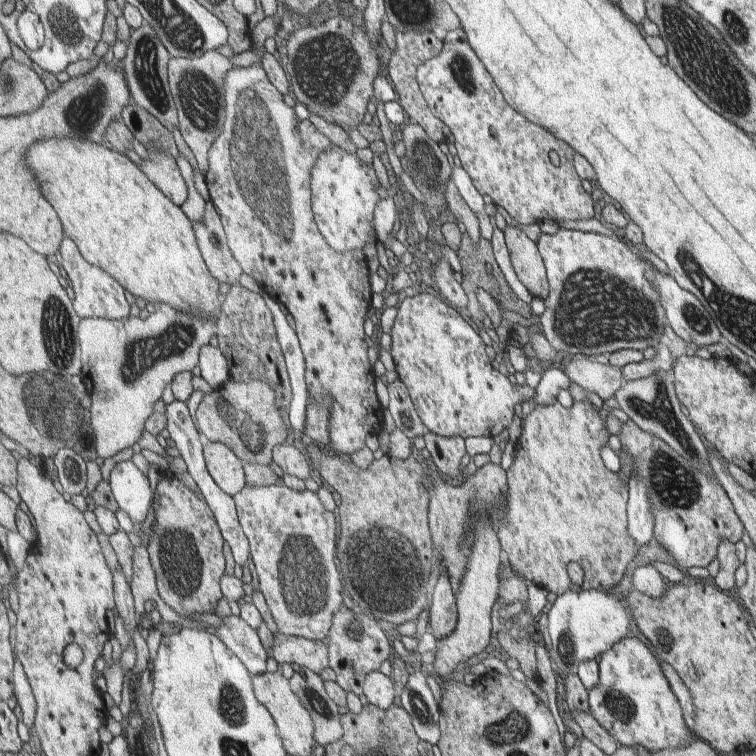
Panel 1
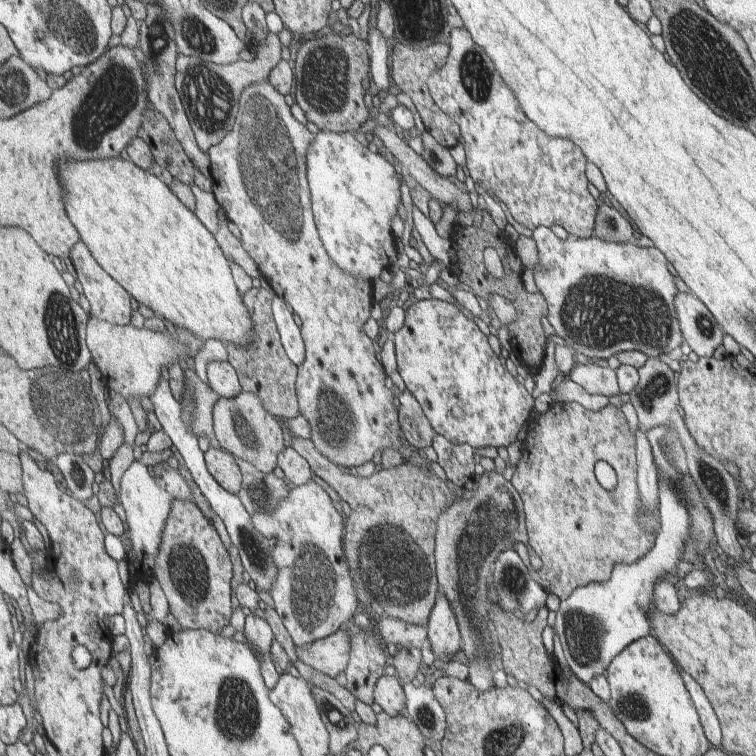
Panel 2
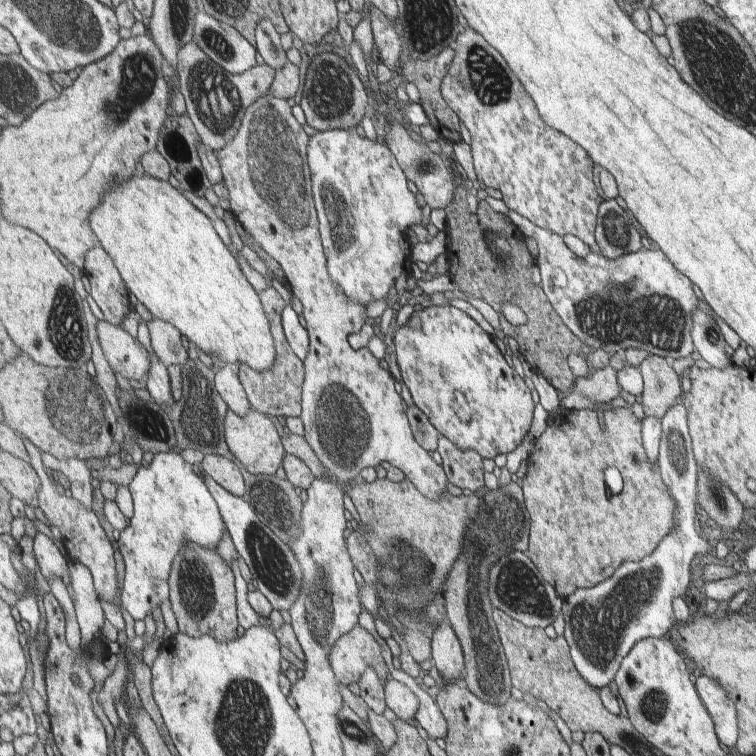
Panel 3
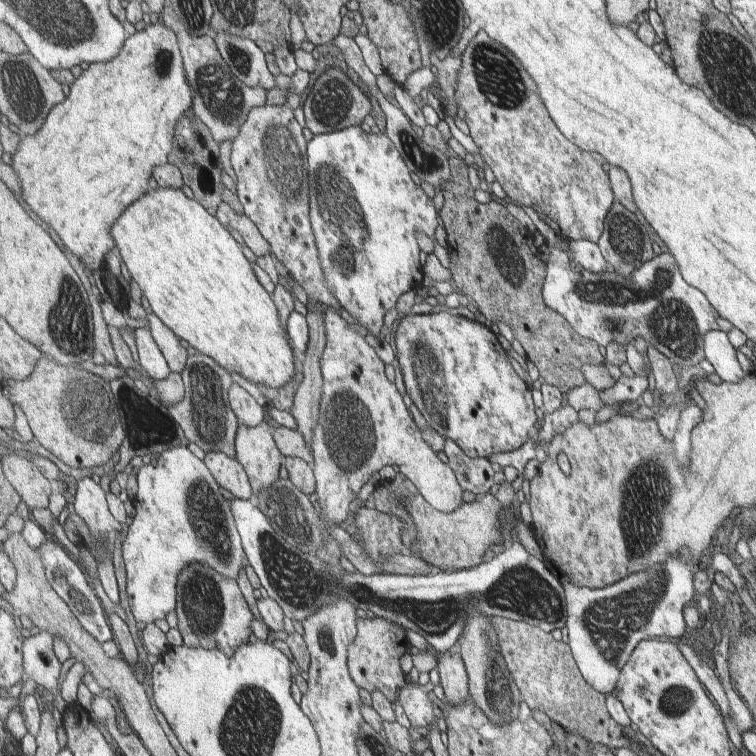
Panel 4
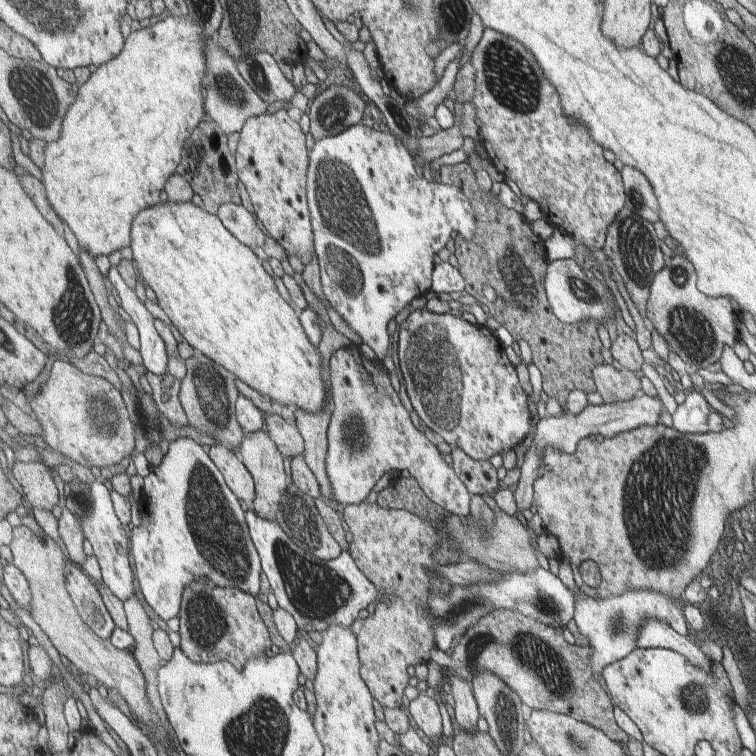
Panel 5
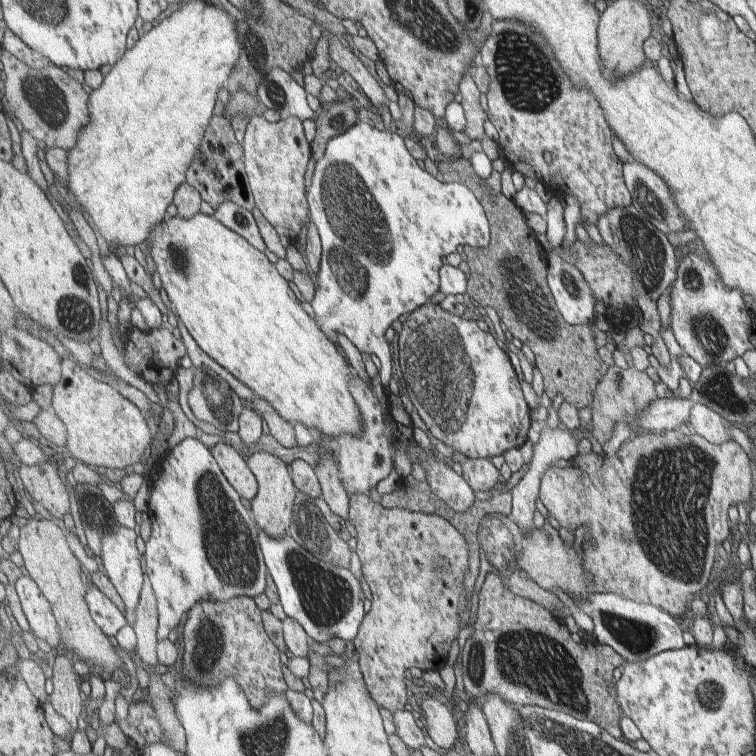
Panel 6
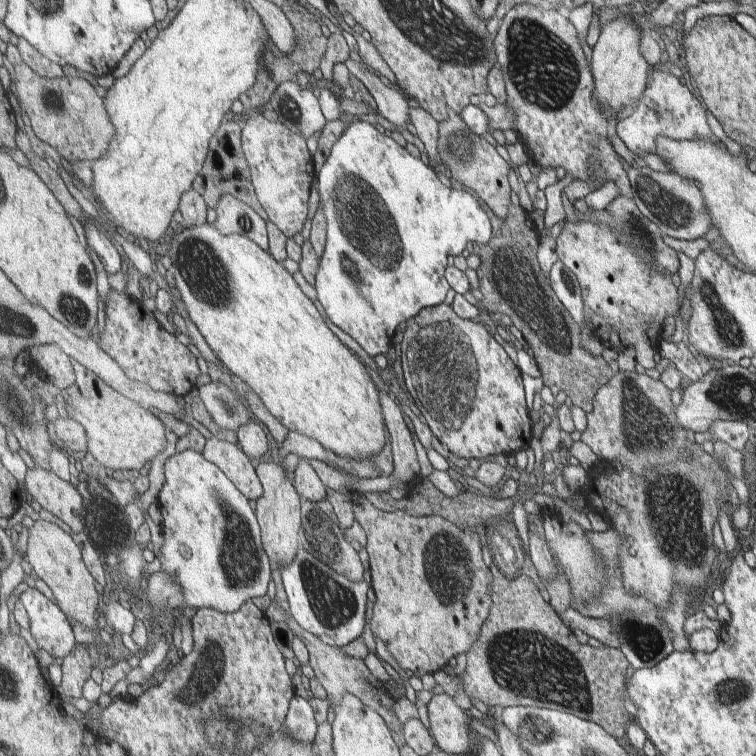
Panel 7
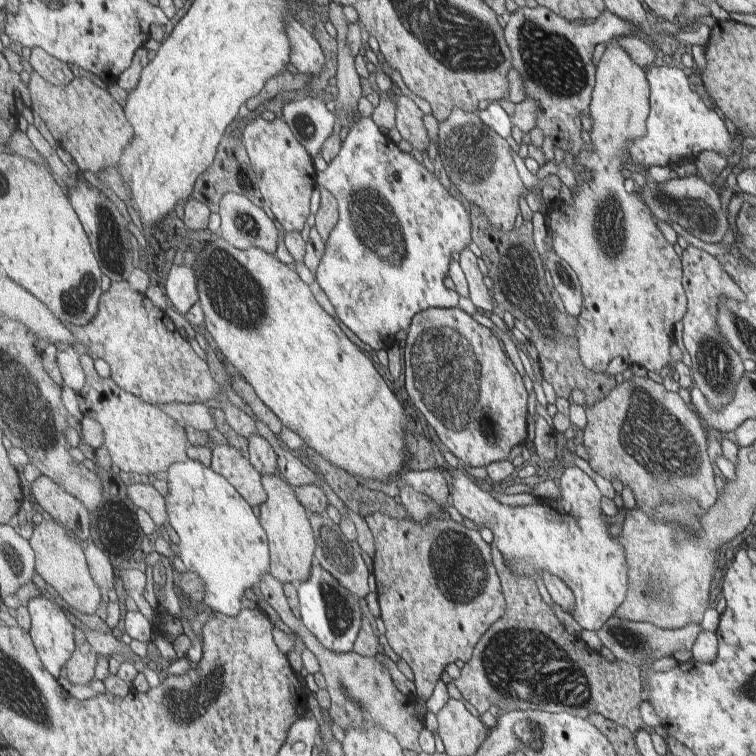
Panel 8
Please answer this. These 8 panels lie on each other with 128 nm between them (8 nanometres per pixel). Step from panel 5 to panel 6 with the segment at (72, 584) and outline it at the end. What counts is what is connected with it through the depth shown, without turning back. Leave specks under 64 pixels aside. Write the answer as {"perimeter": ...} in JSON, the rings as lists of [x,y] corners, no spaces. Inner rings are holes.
{"perimeter":[[[96,586],[89,587],[85,597],[92,618],[107,637],[114,637],[119,628],[127,625],[122,611]]]}

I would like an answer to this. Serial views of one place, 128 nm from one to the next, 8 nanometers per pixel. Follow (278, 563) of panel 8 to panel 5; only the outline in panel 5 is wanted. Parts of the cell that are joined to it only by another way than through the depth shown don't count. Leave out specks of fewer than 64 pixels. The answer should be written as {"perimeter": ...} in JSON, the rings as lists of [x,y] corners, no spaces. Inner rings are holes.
{"perimeter":[[[266,429],[251,432],[251,435],[245,434],[243,440],[241,440],[238,455],[253,476],[255,500],[253,500],[252,505],[254,512],[257,512],[261,518],[275,522],[276,513],[278,509],[282,508],[283,497],[288,496],[288,487],[290,486],[287,472],[285,472],[284,456],[276,442],[273,442],[270,438]]]}

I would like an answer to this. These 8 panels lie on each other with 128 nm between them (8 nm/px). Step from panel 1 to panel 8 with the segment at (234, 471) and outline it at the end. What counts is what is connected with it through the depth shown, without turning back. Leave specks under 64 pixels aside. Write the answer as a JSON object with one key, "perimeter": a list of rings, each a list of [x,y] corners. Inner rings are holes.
{"perimeter":[[[217,445],[212,450],[212,467],[225,476],[253,506],[265,504],[268,492],[265,490],[263,475],[233,446]]]}

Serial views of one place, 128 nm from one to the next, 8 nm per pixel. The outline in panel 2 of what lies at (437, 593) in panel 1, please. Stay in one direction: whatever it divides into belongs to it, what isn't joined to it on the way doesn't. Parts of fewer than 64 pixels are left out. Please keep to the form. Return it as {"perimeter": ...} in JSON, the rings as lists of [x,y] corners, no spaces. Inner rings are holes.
{"perimeter":[[[443,595],[432,609],[427,625],[431,650],[435,658],[449,659],[463,650],[461,628],[451,602]]]}

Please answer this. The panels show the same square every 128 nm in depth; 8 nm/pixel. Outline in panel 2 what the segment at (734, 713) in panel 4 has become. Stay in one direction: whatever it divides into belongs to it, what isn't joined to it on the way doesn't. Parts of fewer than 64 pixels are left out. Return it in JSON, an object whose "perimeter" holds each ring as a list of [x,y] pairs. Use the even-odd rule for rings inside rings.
{"perimeter":[[[679,672],[679,677],[695,708],[704,738],[710,746],[719,748],[721,729],[719,729],[717,718],[706,697],[703,695],[701,688],[685,672]]]}

